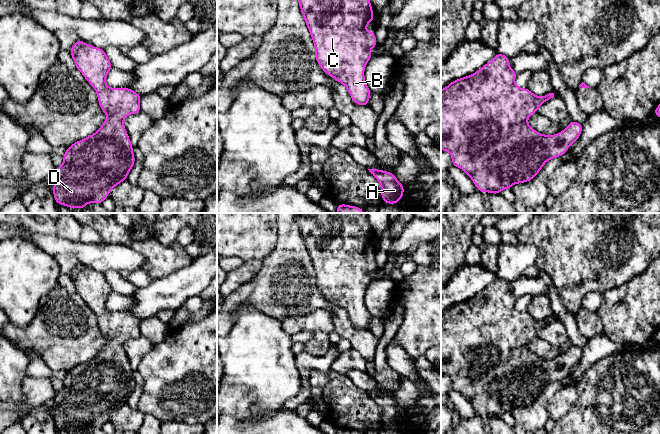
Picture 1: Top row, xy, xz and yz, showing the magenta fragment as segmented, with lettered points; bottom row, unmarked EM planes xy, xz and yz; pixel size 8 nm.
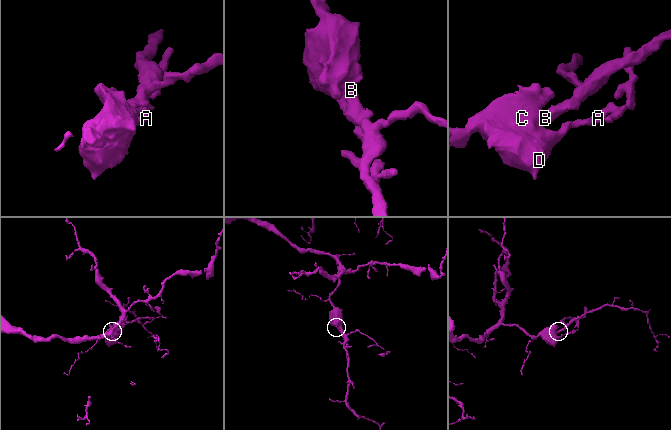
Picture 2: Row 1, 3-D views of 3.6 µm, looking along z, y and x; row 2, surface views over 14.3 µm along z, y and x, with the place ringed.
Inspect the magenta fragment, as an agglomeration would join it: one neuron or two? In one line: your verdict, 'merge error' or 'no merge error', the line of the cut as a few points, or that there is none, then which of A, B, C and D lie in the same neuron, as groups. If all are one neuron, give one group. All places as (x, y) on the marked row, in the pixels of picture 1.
no merge error; no cut; A B C D

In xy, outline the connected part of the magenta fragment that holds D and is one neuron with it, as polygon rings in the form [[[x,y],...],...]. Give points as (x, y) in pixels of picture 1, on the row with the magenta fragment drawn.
[[[78,39],[69,51],[76,68],[95,89],[99,106],[107,115],[106,120],[94,134],[67,148],[63,155],[63,164],[56,167],[53,173],[53,196],[56,203],[68,208],[84,210],[87,203],[102,204],[109,197],[113,187],[127,180],[136,160],[133,146],[124,127],[124,119],[130,114],[141,112],[140,99],[142,95],[130,88],[111,88],[106,85],[106,77],[113,66],[105,50]]]

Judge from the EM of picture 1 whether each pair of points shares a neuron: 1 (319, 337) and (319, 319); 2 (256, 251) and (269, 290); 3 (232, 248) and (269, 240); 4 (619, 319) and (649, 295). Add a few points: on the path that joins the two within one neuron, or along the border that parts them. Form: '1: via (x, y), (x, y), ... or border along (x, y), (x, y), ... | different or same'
1: border along (313, 332), (326, 332), (328, 334) | different
2: border along (276, 242), (273, 249), (261, 260) | different
3: via (241, 240), (260, 240) | same
4: via (626, 317), (642, 302) | same

